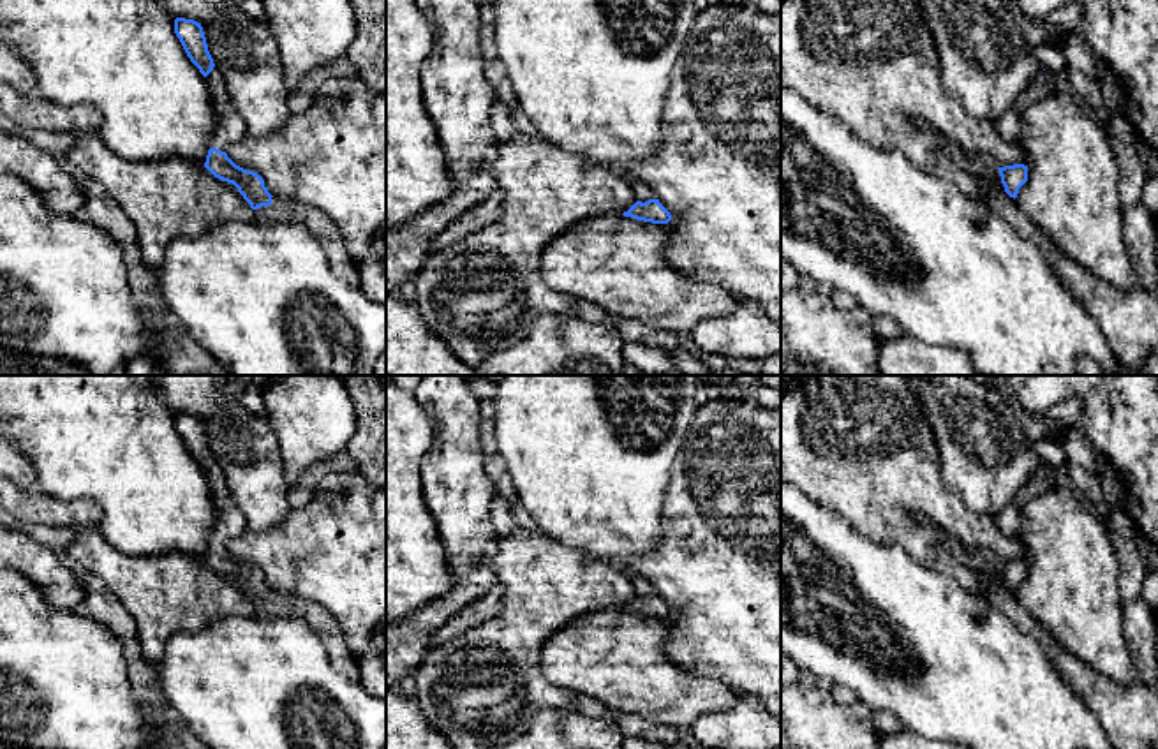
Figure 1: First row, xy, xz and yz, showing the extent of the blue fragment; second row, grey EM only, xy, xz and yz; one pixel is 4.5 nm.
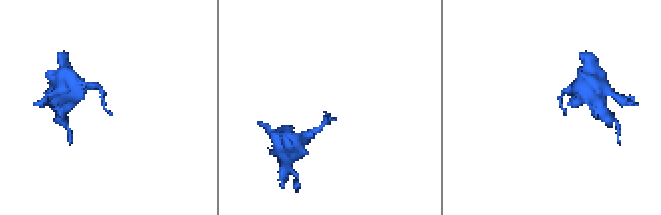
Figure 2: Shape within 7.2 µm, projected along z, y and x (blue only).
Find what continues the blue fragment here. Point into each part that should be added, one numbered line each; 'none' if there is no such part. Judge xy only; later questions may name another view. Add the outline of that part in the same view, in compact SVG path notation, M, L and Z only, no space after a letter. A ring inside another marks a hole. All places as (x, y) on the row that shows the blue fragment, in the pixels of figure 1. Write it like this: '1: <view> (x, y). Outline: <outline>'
1: xy (231, 129). Outline: M213 67L206 76L206 85L213 102L213 109L219 116L219 129L210 143L210 148L217 148L227 153L227 148L241 141L247 134L247 125L241 115L233 106L222 72Z
2: xy (282, 210). Outline: M271 197L270 206L256 210L257 220L263 224L301 224L314 238L323 245L330 261L330 270L342 280L349 280L358 286L358 271L349 257L338 227L331 219L317 208L286 199Z

